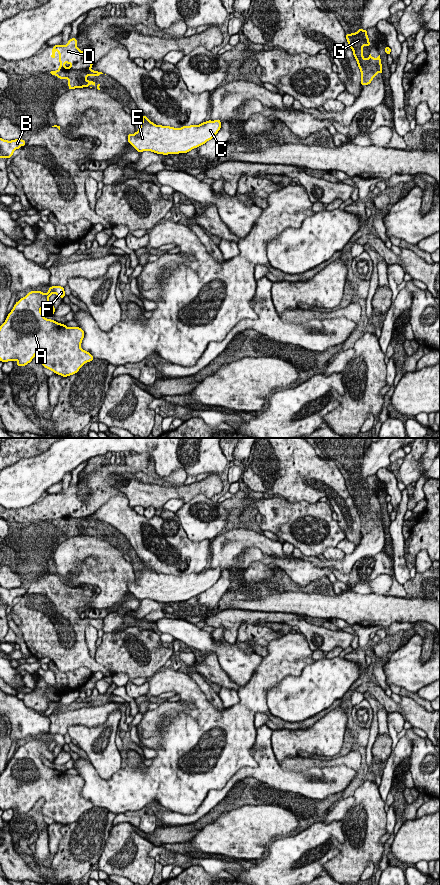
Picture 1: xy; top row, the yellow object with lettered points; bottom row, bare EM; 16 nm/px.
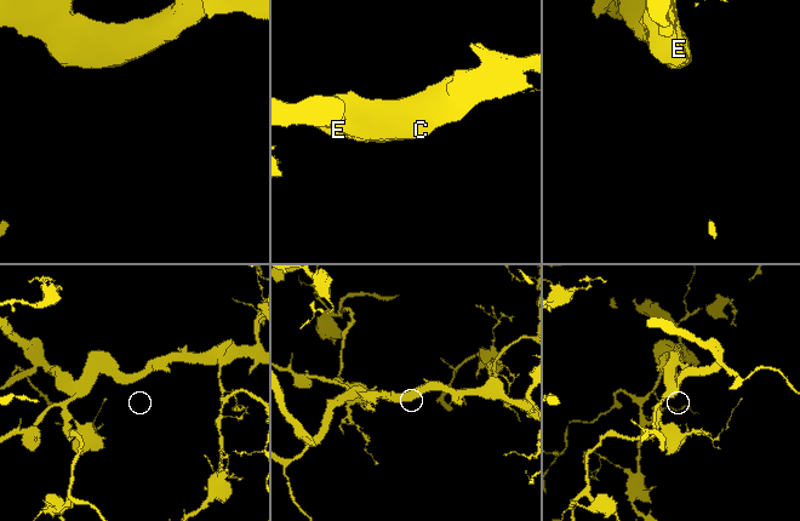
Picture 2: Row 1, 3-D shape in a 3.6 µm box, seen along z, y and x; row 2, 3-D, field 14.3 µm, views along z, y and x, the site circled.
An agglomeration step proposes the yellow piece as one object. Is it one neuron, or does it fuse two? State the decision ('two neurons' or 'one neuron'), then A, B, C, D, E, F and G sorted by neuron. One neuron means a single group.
two neurons; A B C E F G / D

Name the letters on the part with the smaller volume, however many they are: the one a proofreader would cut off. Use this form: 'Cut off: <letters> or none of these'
Cut off: D

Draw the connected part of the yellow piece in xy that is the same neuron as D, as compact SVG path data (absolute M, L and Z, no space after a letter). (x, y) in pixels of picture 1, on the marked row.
M76 38L68 40L66 45L54 45L51 51L51 58L55 59L55 52L58 51L59 55L59 68L67 70L87 69L93 66L93 50L88 49L87 52L81 51L77 47L78 41Z

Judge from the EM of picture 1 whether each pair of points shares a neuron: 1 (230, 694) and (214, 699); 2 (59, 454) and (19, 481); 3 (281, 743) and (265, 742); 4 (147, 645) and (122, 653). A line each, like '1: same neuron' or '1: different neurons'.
1: different neurons
2: same neuron
3: different neurons
4: same neuron

